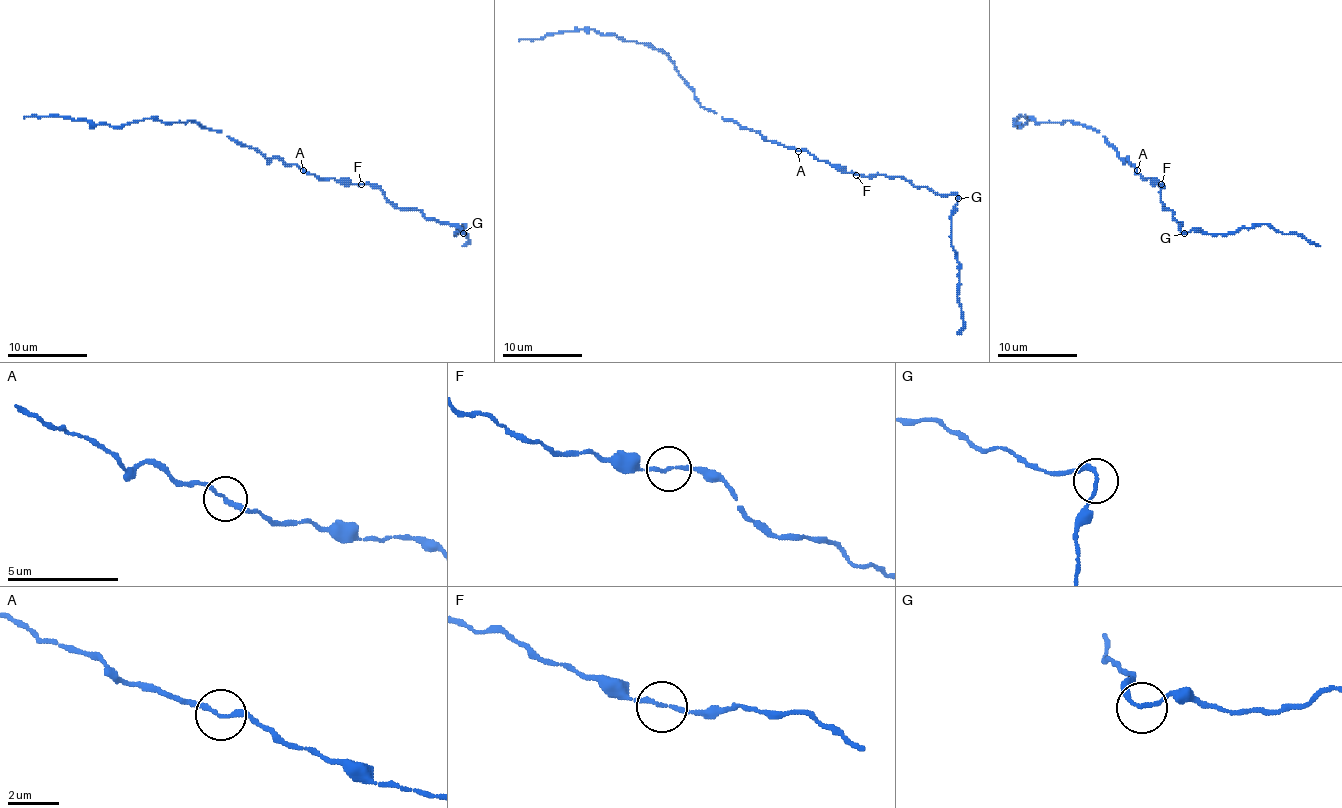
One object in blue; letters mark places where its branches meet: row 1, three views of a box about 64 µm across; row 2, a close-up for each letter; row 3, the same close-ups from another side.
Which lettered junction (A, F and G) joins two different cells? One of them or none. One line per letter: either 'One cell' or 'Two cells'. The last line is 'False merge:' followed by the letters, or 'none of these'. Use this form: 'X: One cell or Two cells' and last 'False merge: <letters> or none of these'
A: One cell
F: One cell
G: One cell
False merge: none of these

